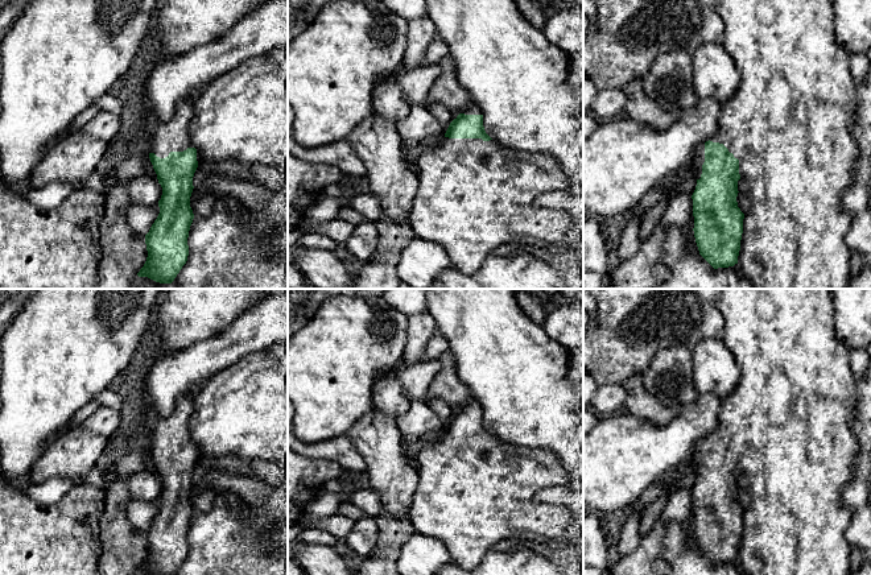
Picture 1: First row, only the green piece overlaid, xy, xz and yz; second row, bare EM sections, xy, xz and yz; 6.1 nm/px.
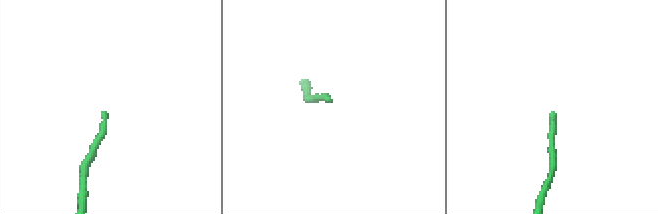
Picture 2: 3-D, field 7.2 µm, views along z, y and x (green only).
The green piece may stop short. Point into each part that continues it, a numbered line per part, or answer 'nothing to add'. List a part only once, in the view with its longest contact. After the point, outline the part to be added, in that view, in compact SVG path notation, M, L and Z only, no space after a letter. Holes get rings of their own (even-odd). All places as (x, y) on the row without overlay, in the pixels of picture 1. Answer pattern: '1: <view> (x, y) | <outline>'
1: yz (788, 418) | M721 289L717 307L725 319L723 342L740 369L734 392L722 401L718 423L710 437L723 439L739 455L739 469L748 479L750 505L743 514L738 562L746 575L850 575L851 547L845 533L851 513L842 504L842 491L855 472L858 439L850 419L855 418L855 377L850 367L850 349L837 335L831 289Z

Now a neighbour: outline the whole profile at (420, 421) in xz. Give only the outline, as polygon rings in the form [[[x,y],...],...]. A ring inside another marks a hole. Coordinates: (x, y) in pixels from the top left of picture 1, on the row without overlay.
[[[410,401],[408,411],[395,422],[403,437],[426,438],[442,429],[439,417],[424,401]]]

